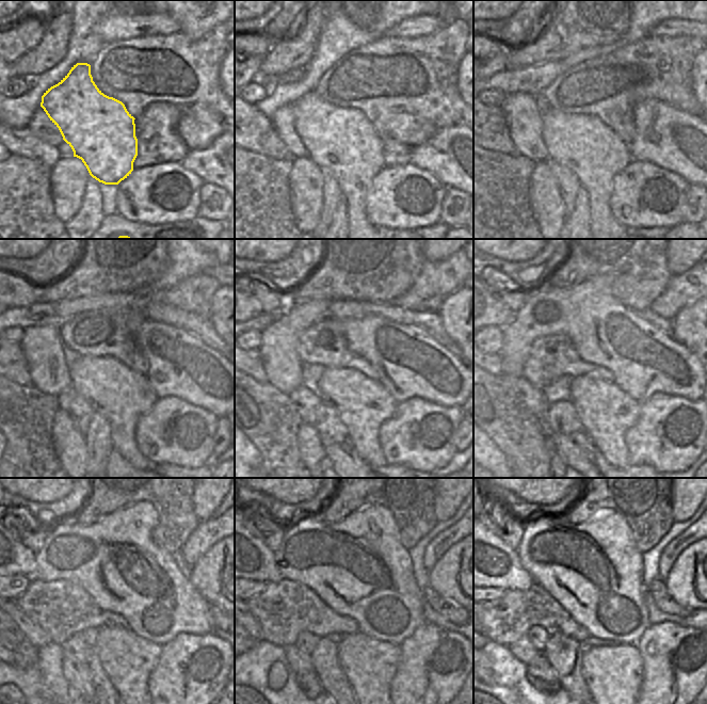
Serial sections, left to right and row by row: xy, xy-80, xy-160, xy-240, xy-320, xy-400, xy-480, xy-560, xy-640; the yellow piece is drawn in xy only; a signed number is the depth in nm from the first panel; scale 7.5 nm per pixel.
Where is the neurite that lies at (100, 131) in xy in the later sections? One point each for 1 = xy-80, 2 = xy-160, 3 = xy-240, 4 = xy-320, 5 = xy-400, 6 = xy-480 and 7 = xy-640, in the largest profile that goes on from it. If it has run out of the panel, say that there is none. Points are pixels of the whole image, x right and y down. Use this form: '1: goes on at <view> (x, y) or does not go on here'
1: goes on at xy-80 (341, 141)
2: goes on at xy-160 (582, 143)
3: goes on at xy-240 (118, 394)
4: goes on at xy-320 (363, 404)
5: goes on at xy-400 (606, 413)
6: goes on at xy-480 (128, 660)
7: goes on at xy-640 (613, 675)

